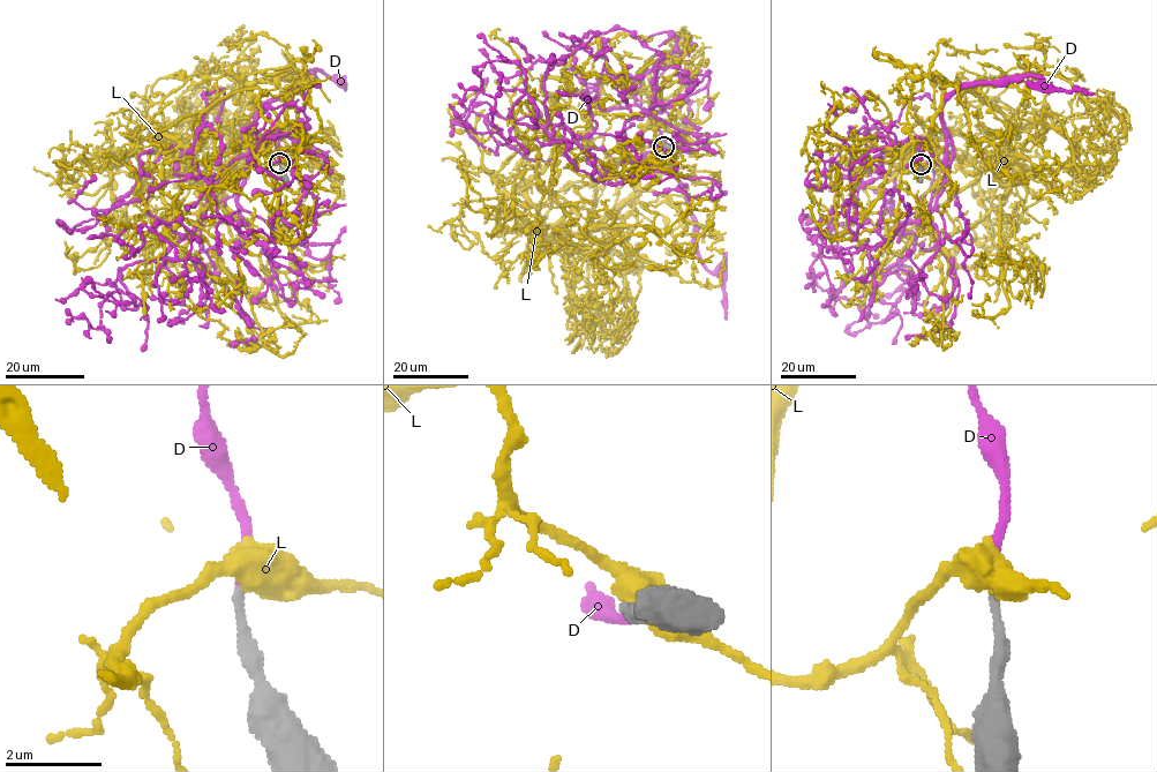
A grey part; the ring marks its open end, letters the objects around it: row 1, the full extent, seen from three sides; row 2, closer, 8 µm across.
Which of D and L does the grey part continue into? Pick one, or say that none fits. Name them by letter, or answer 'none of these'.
D

